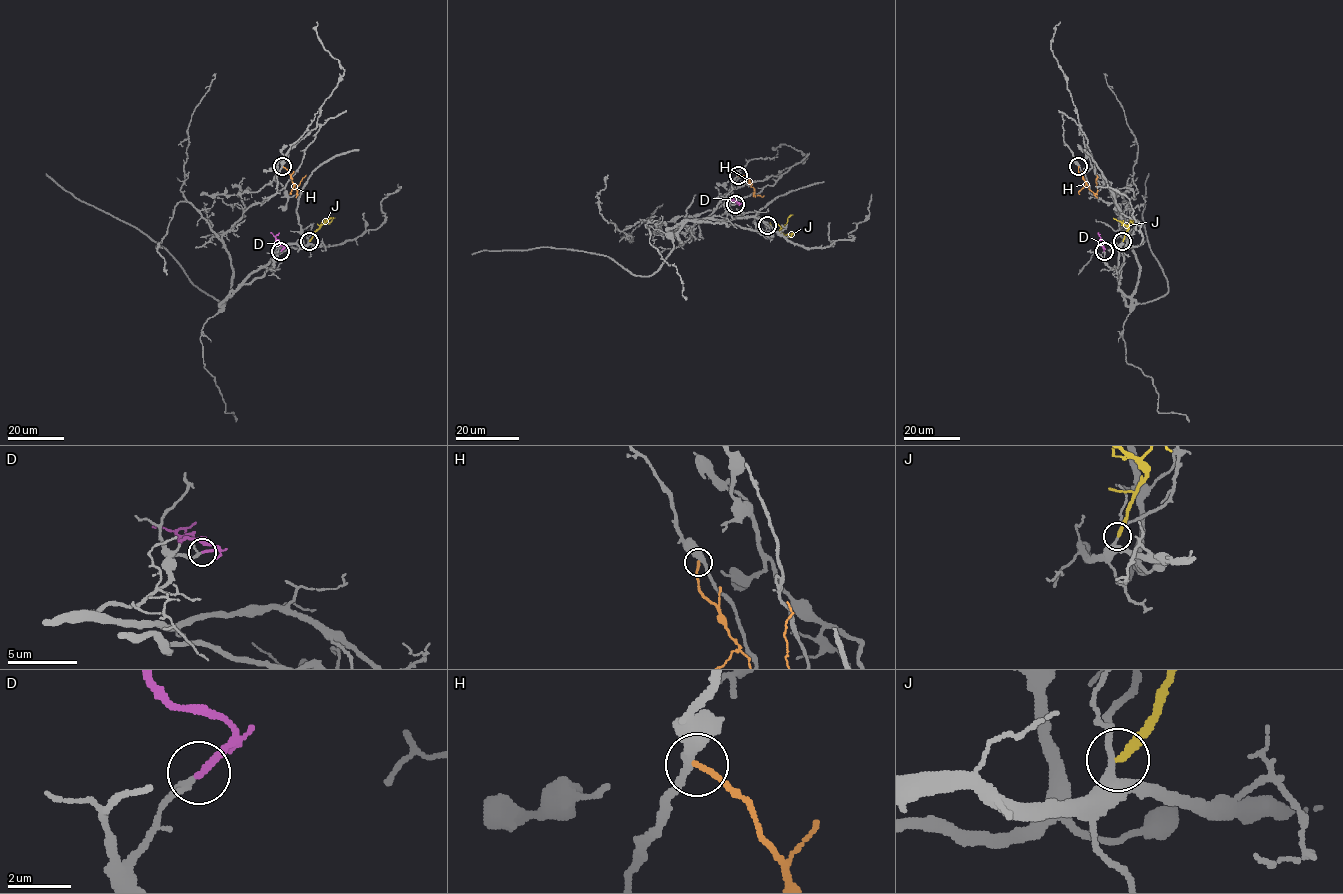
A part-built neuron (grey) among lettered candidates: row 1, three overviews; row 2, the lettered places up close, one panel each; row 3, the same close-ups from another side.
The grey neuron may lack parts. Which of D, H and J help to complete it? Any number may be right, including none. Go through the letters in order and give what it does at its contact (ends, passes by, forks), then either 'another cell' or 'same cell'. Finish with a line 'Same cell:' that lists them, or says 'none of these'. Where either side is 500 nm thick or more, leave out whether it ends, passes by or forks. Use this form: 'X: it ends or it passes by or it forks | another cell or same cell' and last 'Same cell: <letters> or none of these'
D: it ends | same cell
H: it ends | another cell
J: it ends | another cell
Same cell: D

